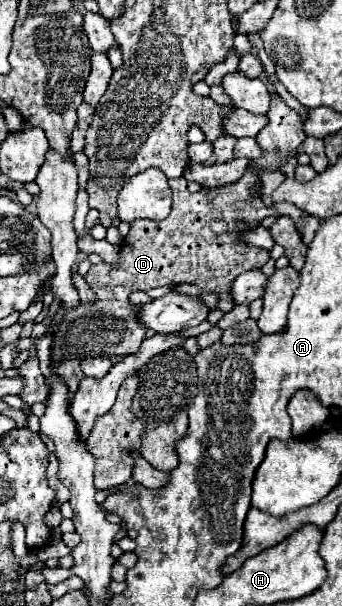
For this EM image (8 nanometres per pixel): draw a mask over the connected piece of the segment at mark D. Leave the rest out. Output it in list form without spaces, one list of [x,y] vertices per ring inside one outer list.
[[[246,170],[246,174],[236,184],[226,184],[214,190],[200,190],[196,194],[188,192],[184,178],[169,179],[168,184],[174,196],[170,216],[160,222],[134,220],[130,224],[128,236],[120,244],[118,262],[100,262],[90,266],[86,280],[96,294],[96,302],[78,304],[78,308],[70,308],[70,312],[60,308],[50,318],[46,330],[54,332],[54,344],[50,348],[54,372],[64,360],[70,358],[84,360],[88,356],[128,356],[138,352],[146,336],[146,328],[138,322],[138,312],[134,310],[134,304],[130,304],[128,294],[132,292],[146,292],[158,286],[178,286],[188,282],[200,290],[220,292],[218,308],[222,312],[230,312],[234,302],[226,290],[232,286],[236,276],[260,269],[270,259],[270,252],[246,246],[238,240],[241,228],[260,226],[261,220],[276,212],[290,214],[302,234],[302,242],[310,244],[320,226],[320,220],[308,216],[294,204],[282,202],[266,208],[262,198],[252,194],[254,184],[260,184],[260,178],[252,170]]]

